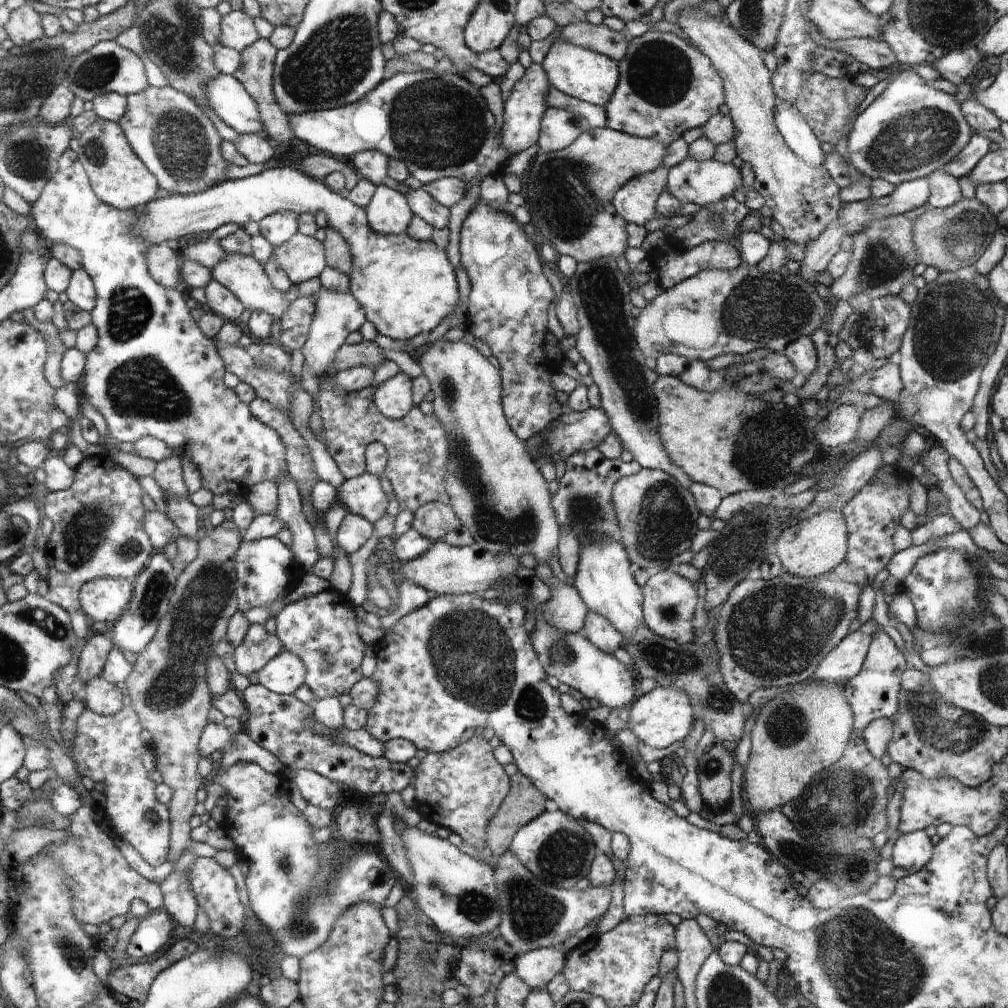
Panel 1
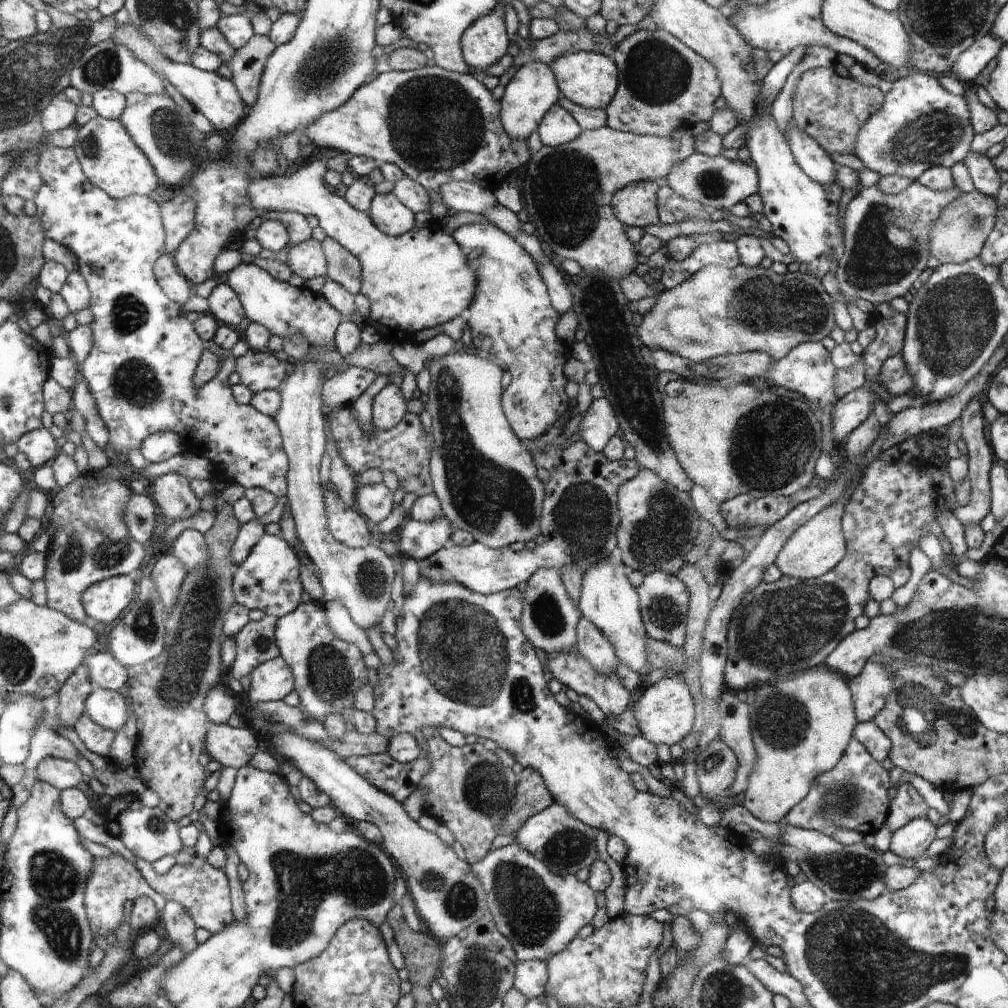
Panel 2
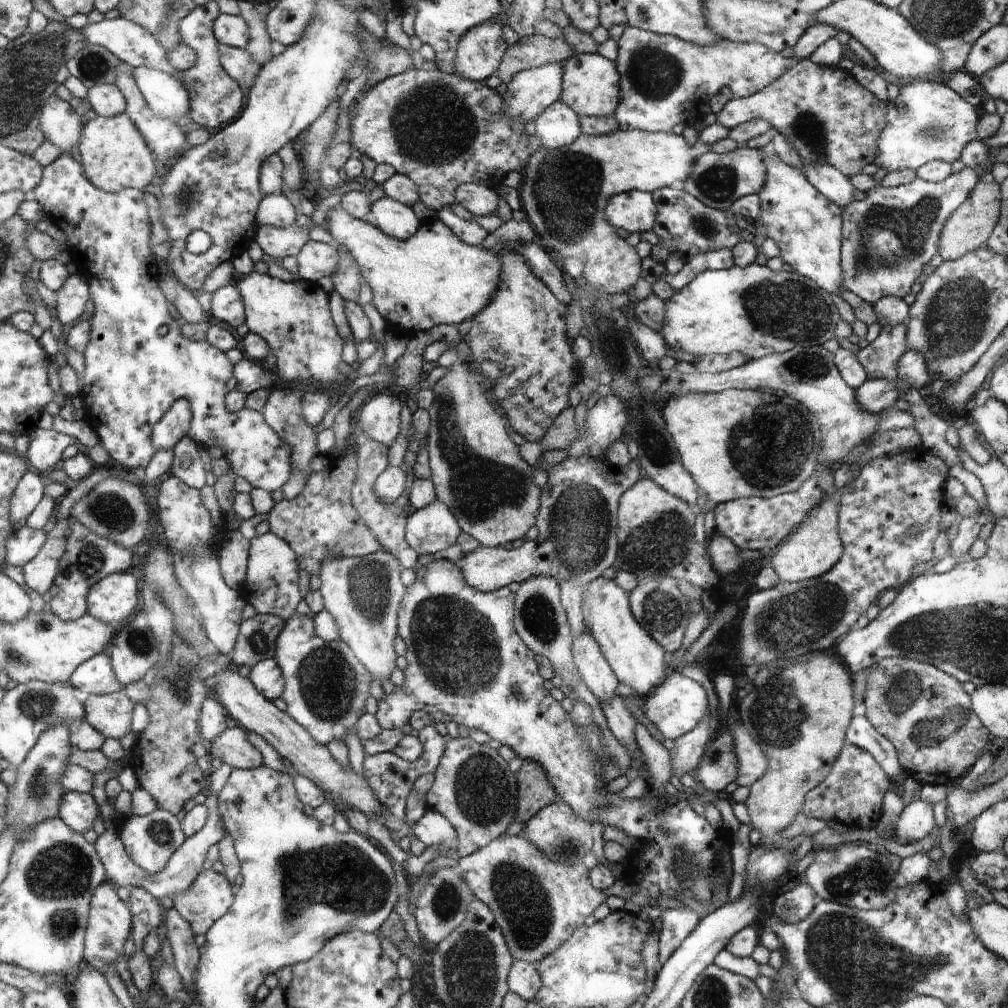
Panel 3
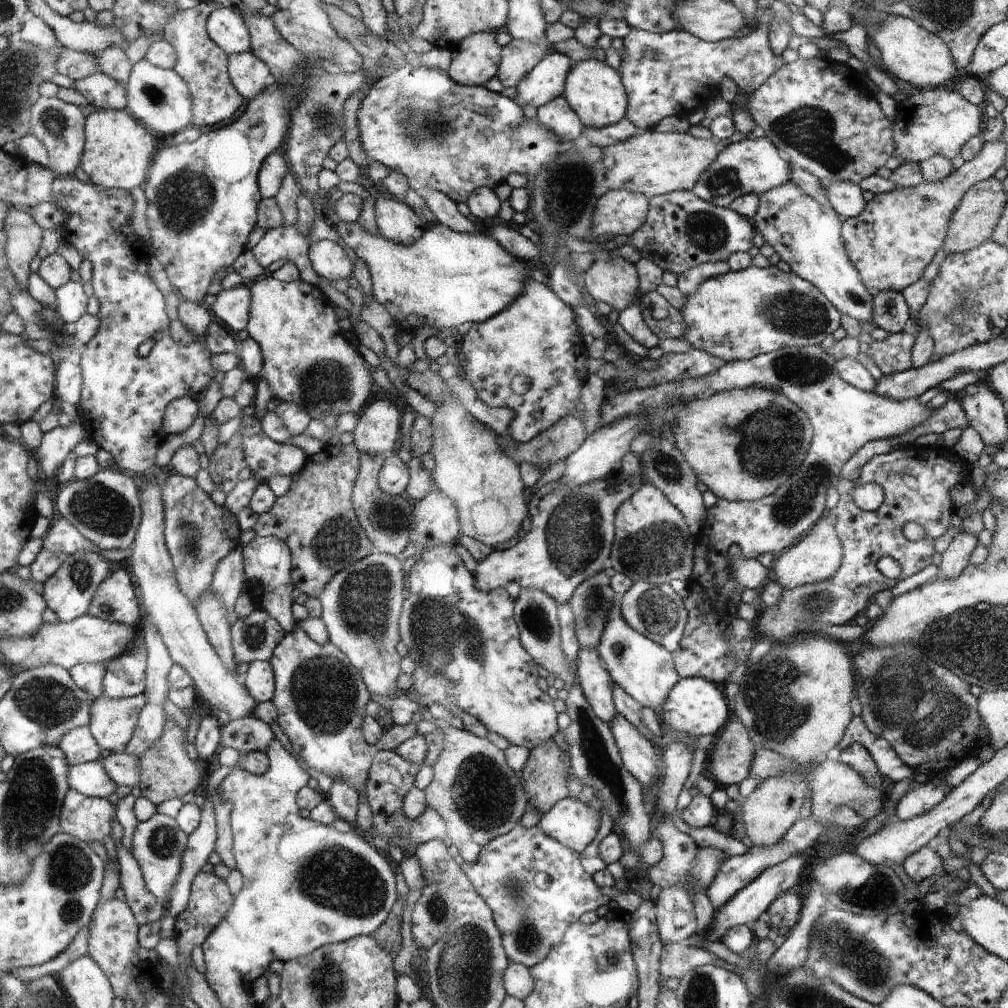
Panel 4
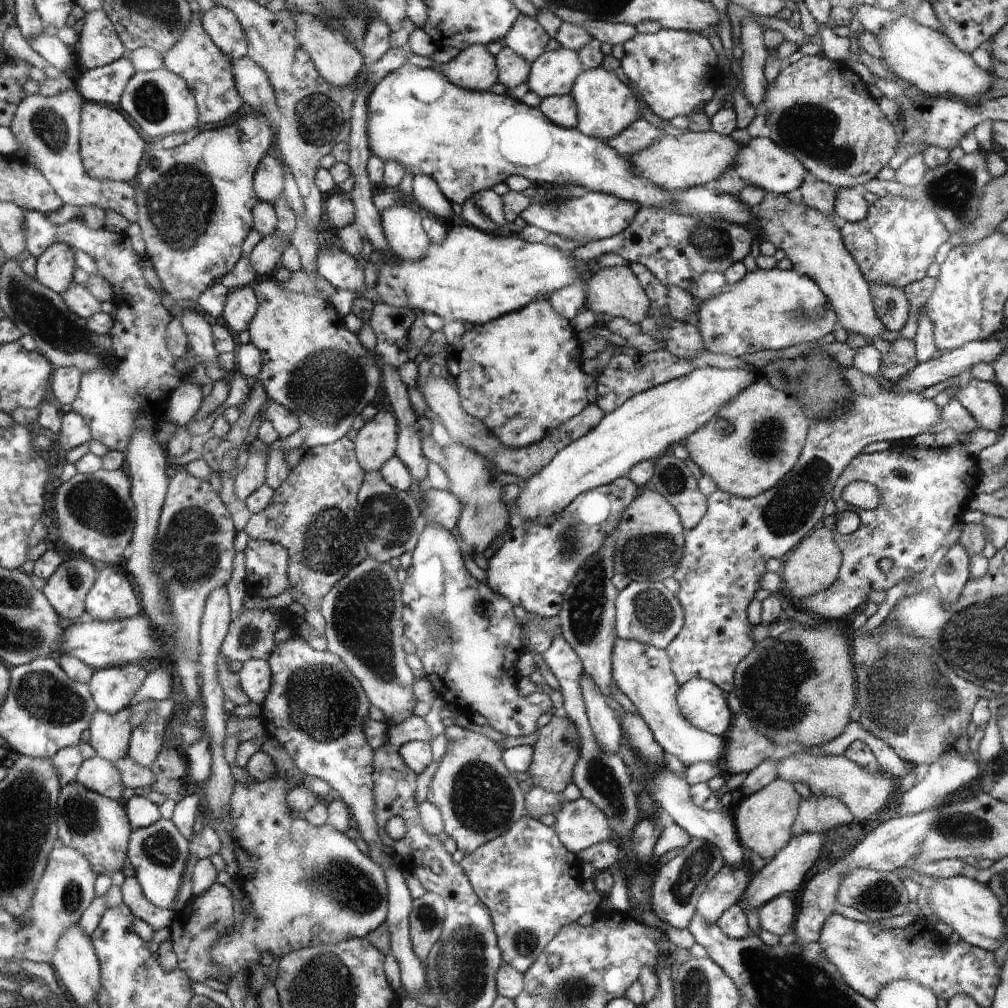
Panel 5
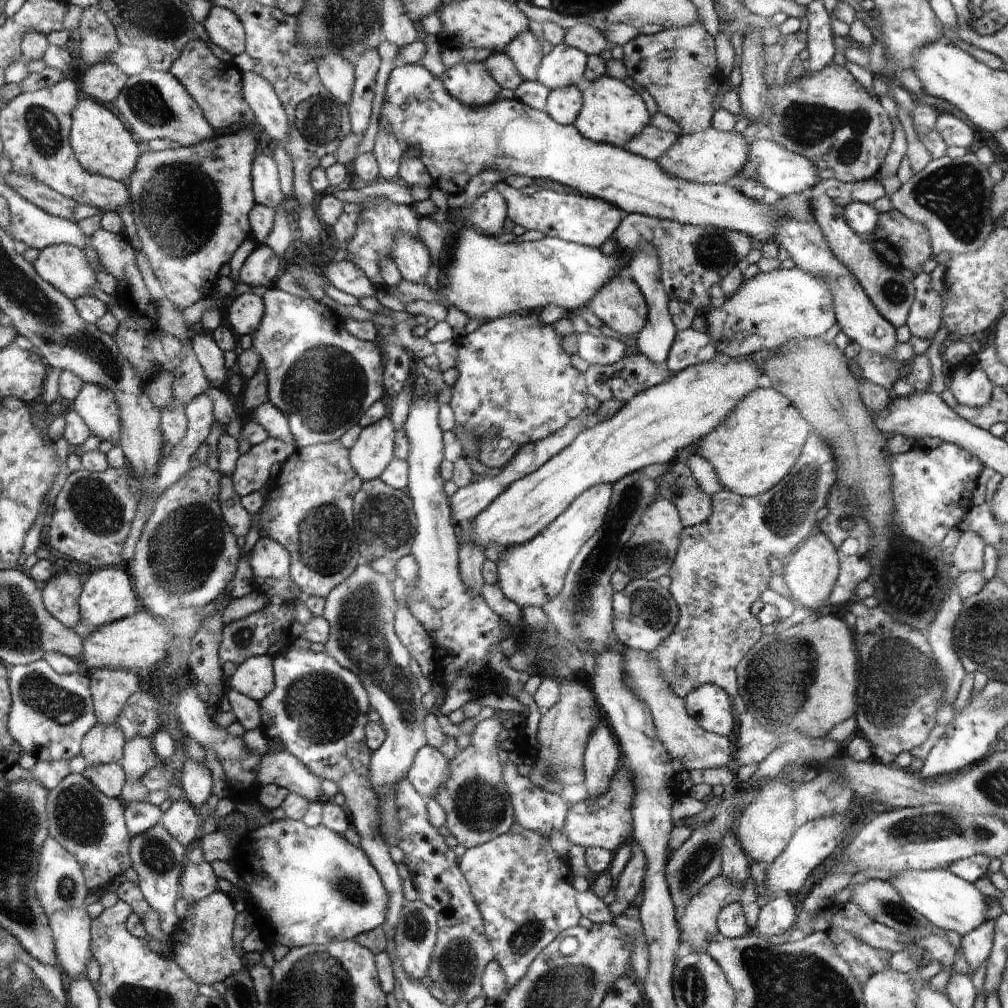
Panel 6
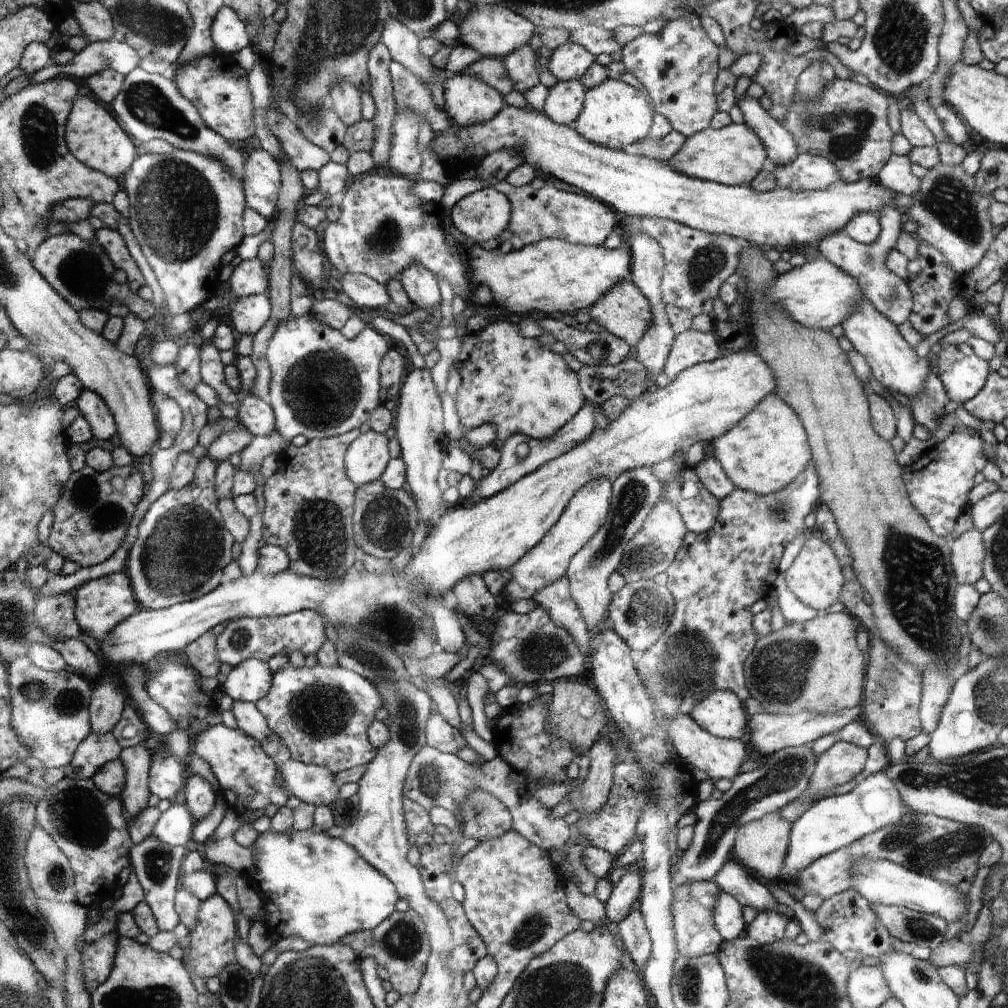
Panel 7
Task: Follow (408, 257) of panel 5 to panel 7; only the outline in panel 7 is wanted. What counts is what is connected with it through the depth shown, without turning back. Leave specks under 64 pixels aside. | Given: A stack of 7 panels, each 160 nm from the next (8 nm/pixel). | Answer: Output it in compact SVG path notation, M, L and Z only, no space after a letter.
M409 264L399 272L398 277L416 308L439 314L442 299L438 281L424 265Z

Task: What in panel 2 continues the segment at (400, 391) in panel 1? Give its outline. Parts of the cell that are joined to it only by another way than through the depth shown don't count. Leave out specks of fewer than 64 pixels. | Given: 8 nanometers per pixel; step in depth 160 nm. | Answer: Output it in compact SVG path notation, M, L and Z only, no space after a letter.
M392 379L392 382L375 396L372 426L379 429L394 428L406 415L406 402L402 398L400 388L394 386L394 382Z

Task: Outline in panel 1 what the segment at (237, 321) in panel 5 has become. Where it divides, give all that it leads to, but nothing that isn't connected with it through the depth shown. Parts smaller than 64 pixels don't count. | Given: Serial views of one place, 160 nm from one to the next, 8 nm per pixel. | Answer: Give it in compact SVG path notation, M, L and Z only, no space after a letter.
M212 280L207 285L206 290L206 305L210 311L223 320L234 322L240 318L243 302L231 292L230 289L225 288L218 281Z

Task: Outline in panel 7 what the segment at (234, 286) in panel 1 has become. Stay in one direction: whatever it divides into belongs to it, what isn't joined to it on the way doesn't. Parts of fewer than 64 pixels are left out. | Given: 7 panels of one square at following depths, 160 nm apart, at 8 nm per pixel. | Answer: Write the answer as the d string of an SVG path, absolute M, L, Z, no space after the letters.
M310 313L289 315L274 331L267 348L271 383L264 400L276 414L276 432L290 444L298 434L323 439L359 429L378 407L378 367L389 349L378 330L368 327L348 340Z

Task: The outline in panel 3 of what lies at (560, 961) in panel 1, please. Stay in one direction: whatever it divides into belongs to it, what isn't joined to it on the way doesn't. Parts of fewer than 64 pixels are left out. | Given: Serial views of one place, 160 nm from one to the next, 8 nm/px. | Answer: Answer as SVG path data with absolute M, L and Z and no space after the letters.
M515 961L507 976L510 990L527 1001L534 1001L542 986L536 966L535 963Z

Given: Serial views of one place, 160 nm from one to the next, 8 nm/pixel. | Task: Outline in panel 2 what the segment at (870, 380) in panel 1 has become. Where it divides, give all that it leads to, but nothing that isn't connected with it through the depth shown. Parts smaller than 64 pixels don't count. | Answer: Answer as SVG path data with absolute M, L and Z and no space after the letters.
M901 354L892 356L891 359L882 363L879 382L893 398L902 394L913 394L913 386L915 385Z

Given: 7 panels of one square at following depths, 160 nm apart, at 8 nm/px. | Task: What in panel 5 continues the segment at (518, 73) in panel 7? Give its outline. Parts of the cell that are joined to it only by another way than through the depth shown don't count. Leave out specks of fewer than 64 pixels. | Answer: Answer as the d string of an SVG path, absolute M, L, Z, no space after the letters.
M520 14L503 43L528 62L534 62L547 50L549 40L549 34L540 26L536 17Z

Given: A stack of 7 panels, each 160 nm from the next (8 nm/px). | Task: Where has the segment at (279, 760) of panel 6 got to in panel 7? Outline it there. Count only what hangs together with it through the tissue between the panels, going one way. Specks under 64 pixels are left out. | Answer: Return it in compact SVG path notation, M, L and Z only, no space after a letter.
M290 758L278 766L278 772L281 775L283 786L289 790L289 794L299 798L304 803L314 806L329 805L339 798L340 785L336 782L336 774L329 768L318 765L307 765Z

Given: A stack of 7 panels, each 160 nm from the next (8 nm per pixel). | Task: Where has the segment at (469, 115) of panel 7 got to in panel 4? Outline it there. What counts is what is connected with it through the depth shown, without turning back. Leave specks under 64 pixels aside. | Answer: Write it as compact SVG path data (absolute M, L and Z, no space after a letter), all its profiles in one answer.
M477 32L467 36L452 47L451 65L447 72L452 80L461 85L485 86L499 70L500 46L494 40L494 34Z

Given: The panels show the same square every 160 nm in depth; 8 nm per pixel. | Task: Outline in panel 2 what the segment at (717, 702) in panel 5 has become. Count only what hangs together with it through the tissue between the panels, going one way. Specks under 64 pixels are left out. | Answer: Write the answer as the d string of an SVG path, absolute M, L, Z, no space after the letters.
M666 676L653 685L640 688L631 705L634 716L638 720L641 735L655 745L678 744L682 738L686 738L690 734L692 724L695 724L696 706L694 706L694 698L692 692L688 688L688 684L682 678L674 676Z

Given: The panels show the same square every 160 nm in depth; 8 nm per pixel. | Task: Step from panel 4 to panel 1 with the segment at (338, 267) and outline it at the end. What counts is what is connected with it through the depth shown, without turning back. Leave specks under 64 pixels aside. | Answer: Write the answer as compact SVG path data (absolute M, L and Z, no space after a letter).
M298 232L288 242L274 247L272 258L292 285L319 278L327 268L323 242Z

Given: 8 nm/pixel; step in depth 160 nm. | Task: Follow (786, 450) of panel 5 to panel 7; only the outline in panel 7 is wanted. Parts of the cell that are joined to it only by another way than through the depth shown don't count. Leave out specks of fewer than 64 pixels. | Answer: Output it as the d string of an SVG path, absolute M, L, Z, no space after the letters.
M771 393L730 431L714 439L712 454L736 489L769 495L794 482L812 462L807 431L798 413L776 393Z

